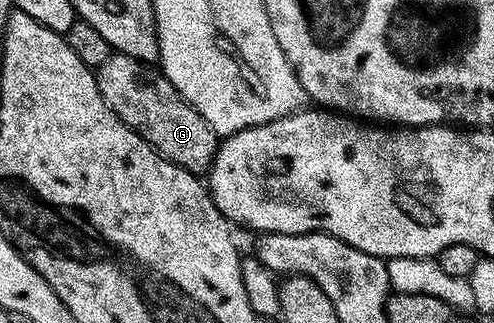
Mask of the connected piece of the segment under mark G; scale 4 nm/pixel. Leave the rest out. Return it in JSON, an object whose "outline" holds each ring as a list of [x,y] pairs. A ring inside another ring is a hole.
{"outline":[[[112,53],[95,71],[95,80],[101,89],[101,97],[105,97],[105,101],[113,109],[113,113],[117,113],[120,121],[132,127],[154,151],[164,155],[169,162],[175,163],[195,175],[202,176],[204,173],[210,172],[211,162],[215,160],[220,140],[205,121],[205,117],[201,117],[201,113],[197,113],[195,106],[186,103],[175,92],[173,85],[162,73],[155,69],[145,69],[145,64],[133,57]]]}

